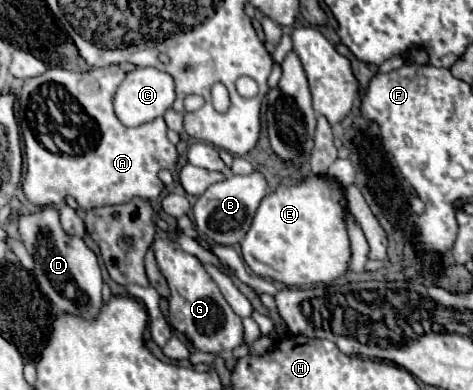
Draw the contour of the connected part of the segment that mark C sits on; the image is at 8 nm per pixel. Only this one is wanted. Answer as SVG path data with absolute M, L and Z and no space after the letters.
M140 67L140 69L134 69L134 71L126 73L126 79L122 81L122 85L118 87L116 97L114 97L114 111L116 111L116 117L124 125L138 127L146 121L162 117L166 113L166 109L172 107L174 99L176 99L176 93L174 93L172 75L168 75L164 71L158 71L154 67Z

